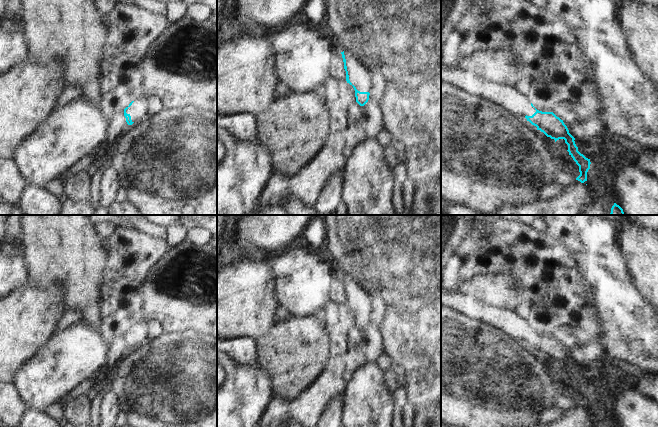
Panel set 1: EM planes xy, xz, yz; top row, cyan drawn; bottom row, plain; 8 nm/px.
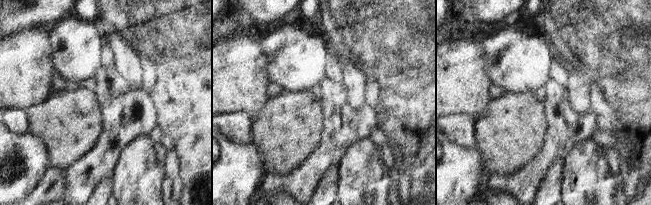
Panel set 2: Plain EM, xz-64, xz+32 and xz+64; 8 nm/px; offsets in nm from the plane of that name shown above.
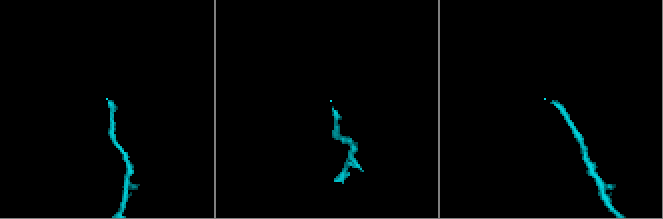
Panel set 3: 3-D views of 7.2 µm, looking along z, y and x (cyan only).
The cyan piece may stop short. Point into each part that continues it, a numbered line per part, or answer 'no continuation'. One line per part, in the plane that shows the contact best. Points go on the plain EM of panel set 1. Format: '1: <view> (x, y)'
1: xz (360, 298).

